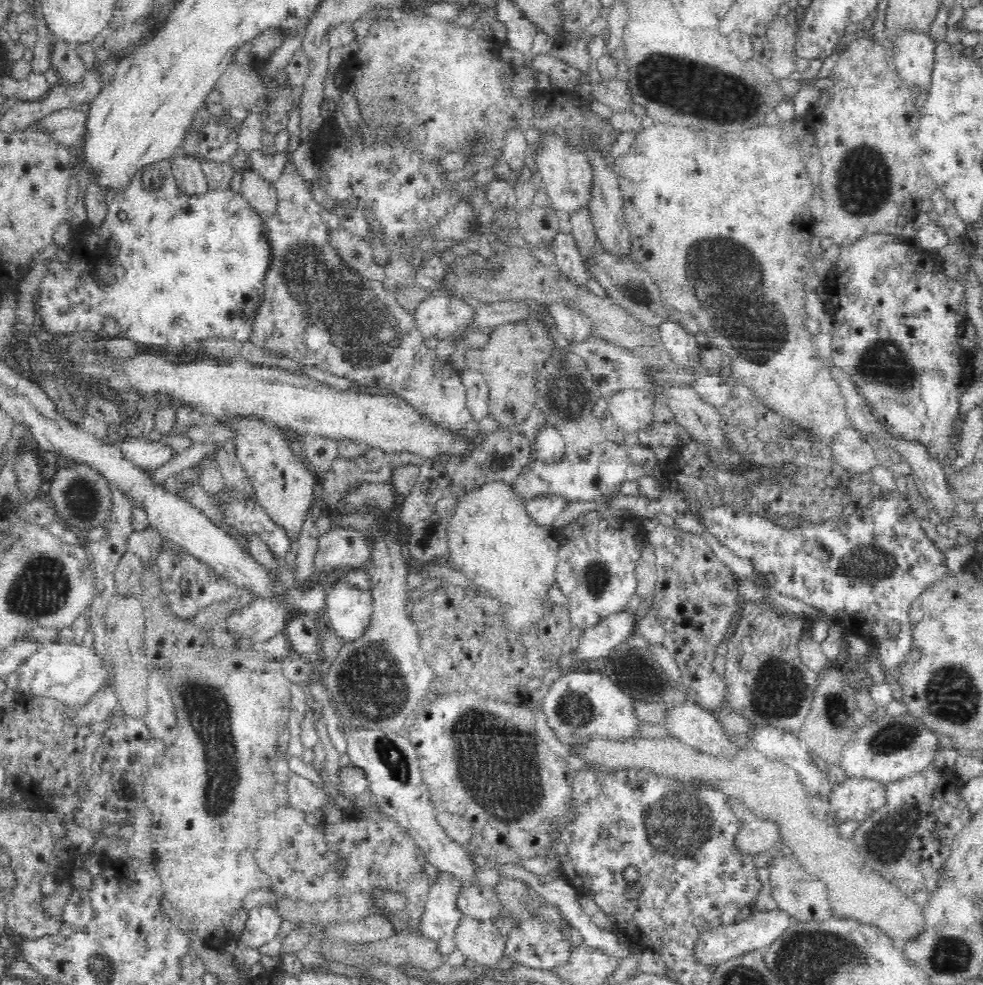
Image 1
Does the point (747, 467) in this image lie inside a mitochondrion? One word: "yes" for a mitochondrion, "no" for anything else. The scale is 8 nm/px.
no

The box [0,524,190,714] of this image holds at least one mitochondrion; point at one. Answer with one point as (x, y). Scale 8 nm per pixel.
(36, 590)

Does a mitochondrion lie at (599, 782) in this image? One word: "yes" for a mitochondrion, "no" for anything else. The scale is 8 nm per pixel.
no

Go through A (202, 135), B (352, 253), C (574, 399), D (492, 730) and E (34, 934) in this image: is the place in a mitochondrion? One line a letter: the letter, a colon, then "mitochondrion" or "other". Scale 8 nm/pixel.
A: other
B: mitochondrion
C: mitochondrion
D: mitochondrion
E: other

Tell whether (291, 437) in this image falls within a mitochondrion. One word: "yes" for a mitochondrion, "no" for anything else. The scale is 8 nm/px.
no

